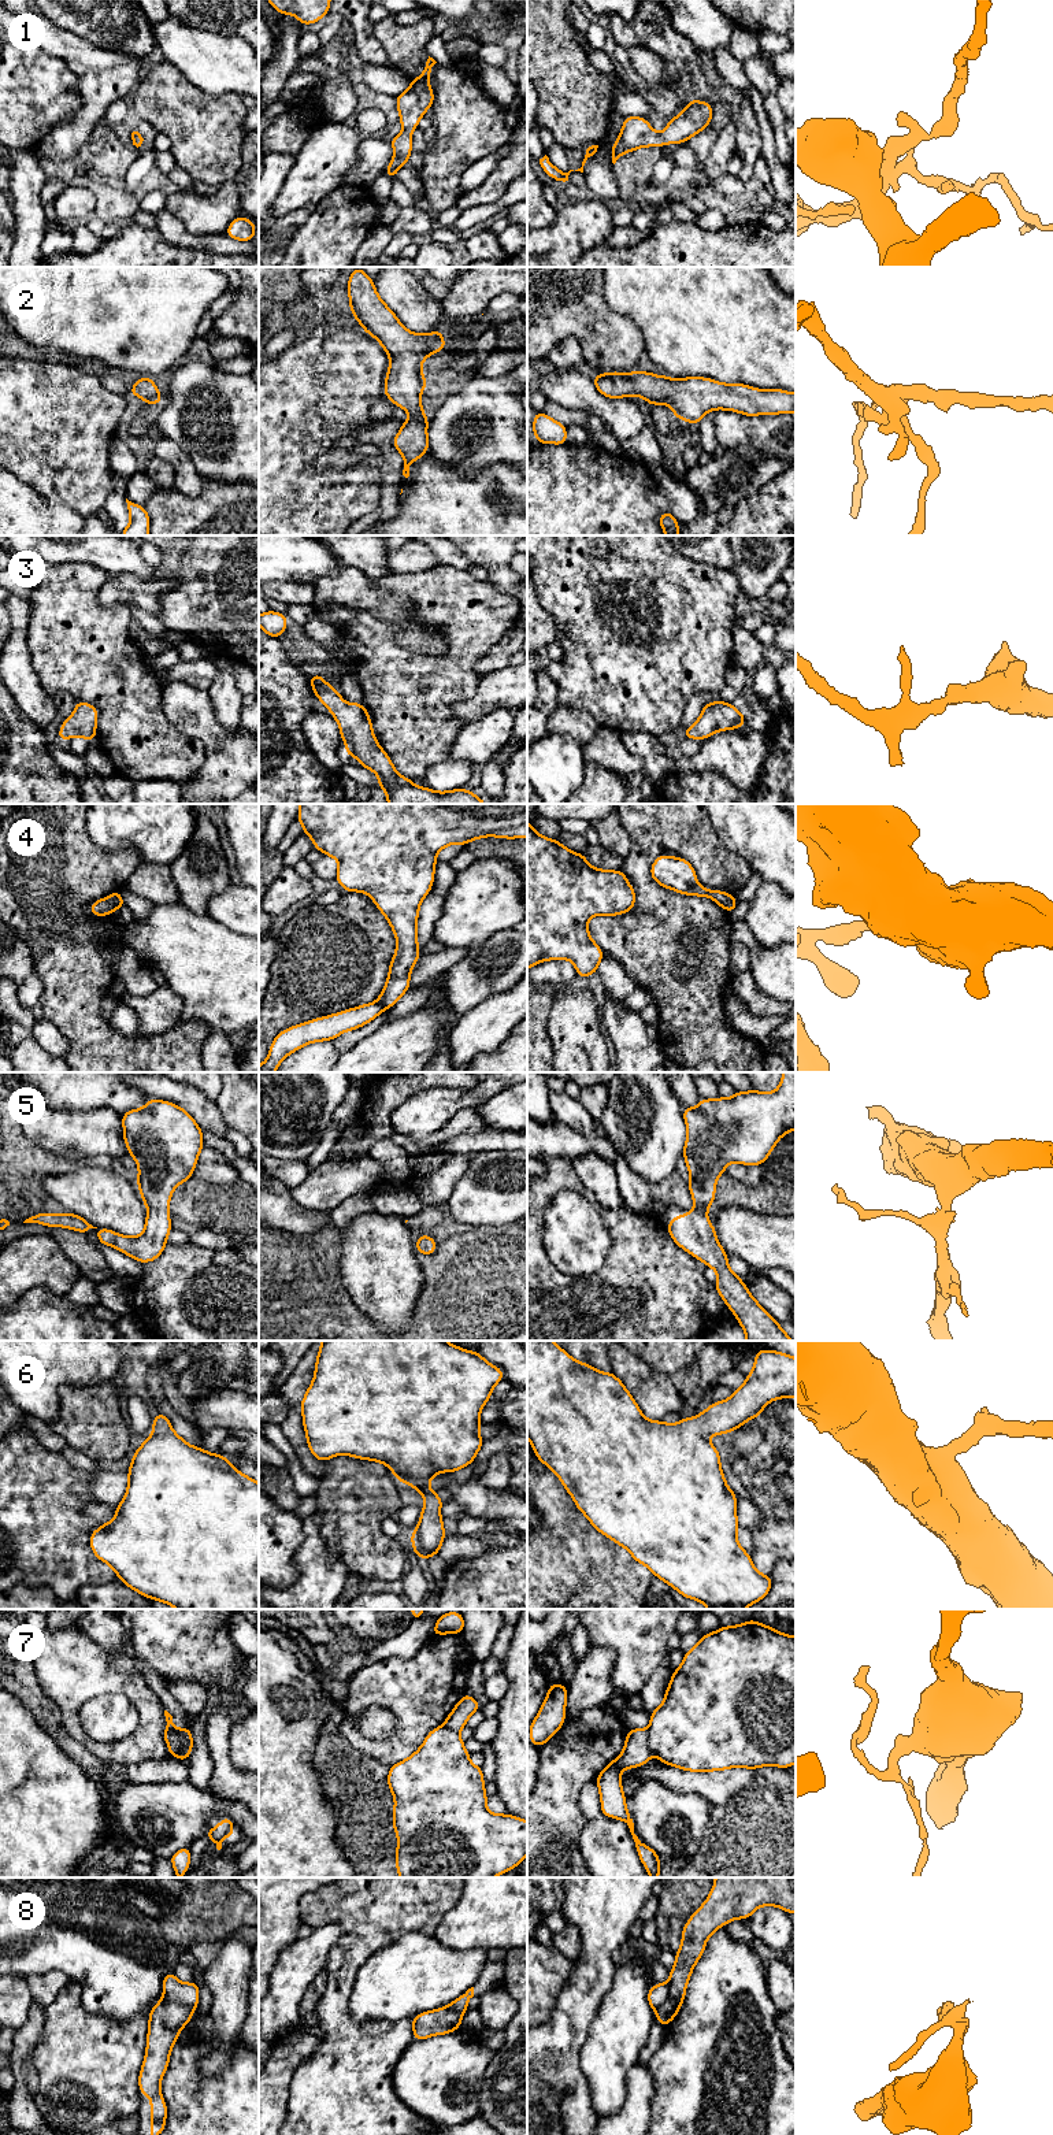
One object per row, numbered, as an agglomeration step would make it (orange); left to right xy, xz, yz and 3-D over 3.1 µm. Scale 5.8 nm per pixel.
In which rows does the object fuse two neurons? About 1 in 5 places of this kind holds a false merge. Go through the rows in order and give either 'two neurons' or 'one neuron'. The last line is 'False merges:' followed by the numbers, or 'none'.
1: one neuron
2: one neuron
3: one neuron
4: two neurons
5: one neuron
6: one neuron
7: two neurons
8: two neurons
False merges: 4, 7, 8

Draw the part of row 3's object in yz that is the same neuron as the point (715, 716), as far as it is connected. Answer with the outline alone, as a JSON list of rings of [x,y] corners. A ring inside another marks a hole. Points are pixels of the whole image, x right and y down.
[[[713,701],[702,707],[697,722],[682,731],[690,740],[705,740],[716,731],[733,730],[745,726],[745,715],[724,701]]]

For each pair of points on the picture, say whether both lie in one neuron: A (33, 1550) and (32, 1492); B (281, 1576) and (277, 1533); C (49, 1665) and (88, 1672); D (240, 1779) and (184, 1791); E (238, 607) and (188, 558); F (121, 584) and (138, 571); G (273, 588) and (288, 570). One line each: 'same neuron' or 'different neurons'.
A: same neuron
B: same neuron
C: same neuron
D: different neurons
E: same neuron
F: different neurons
G: different neurons

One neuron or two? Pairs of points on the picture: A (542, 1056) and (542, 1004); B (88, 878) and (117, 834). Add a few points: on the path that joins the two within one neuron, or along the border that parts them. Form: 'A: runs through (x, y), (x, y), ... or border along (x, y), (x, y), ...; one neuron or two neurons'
A: runs through (541, 1044), (541, 1016); one neuron
B: border along (85, 826), (99, 847), (132, 848), (138, 857); two neurons

